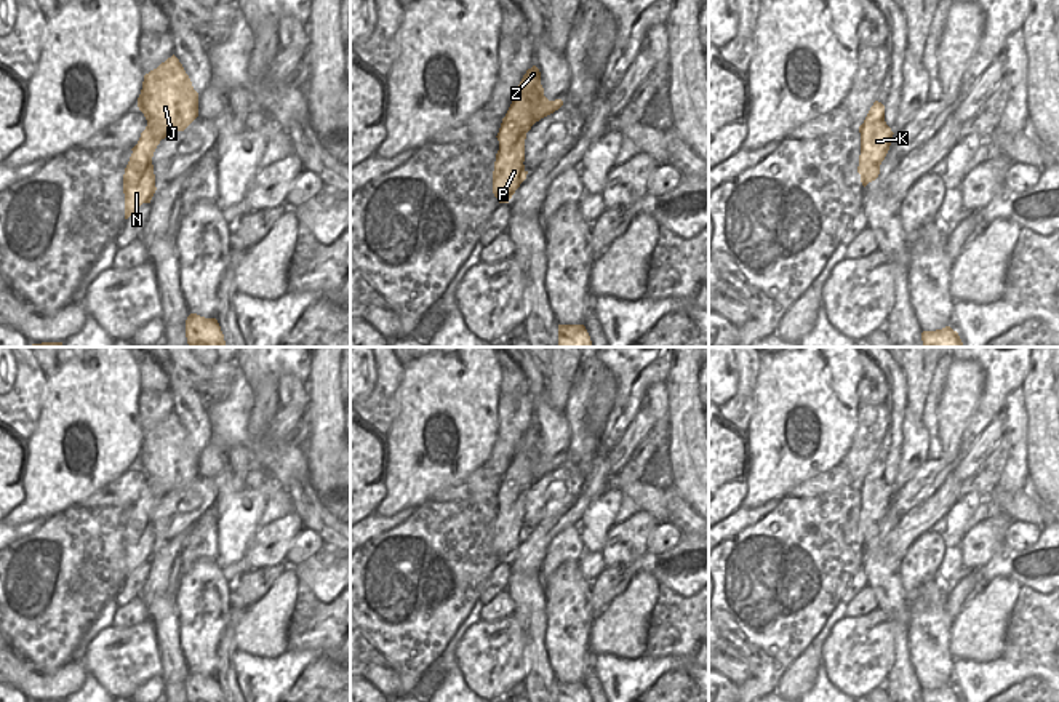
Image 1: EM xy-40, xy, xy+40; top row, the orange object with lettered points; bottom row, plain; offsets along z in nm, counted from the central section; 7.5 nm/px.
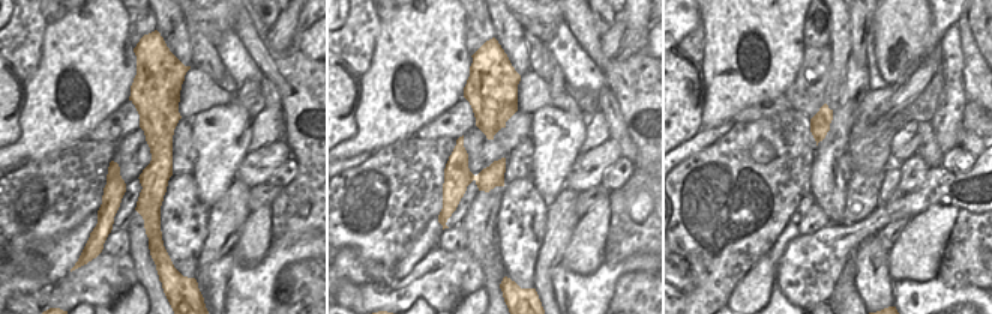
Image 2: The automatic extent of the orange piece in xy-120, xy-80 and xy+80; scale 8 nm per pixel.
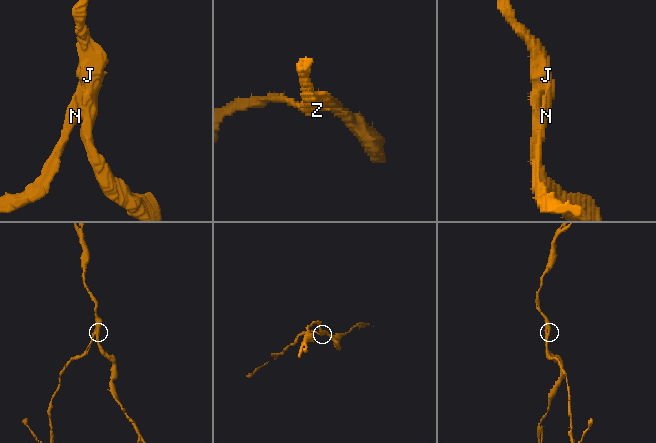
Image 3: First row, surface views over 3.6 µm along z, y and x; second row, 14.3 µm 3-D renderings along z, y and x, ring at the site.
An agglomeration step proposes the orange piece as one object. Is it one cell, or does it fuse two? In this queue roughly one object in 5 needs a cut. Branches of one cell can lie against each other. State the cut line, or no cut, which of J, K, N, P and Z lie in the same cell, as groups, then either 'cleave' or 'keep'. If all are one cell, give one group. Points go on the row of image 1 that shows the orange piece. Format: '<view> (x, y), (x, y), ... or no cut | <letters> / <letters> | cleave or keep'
xy-40 (131, 154), (141, 163), (146, 183), (154, 192) | J K P Z / N | cleave

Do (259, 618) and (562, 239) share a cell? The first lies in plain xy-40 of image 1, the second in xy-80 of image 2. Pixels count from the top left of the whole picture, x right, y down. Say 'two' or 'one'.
two

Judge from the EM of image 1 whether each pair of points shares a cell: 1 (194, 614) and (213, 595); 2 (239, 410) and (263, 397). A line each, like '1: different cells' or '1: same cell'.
1: same cell
2: different cells

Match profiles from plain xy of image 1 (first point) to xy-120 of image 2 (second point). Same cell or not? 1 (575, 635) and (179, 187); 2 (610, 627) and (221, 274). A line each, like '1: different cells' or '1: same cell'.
1: same cell
2: different cells

